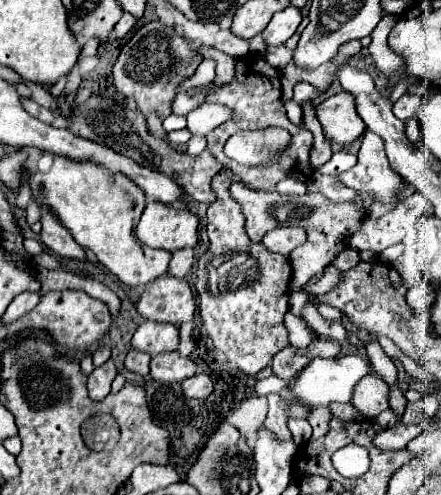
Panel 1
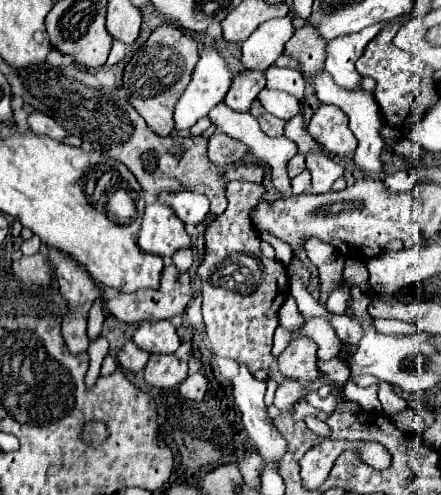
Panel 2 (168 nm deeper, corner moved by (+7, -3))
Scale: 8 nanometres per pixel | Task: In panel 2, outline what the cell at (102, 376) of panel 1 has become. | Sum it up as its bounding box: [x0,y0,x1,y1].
[86,338,108,388]

